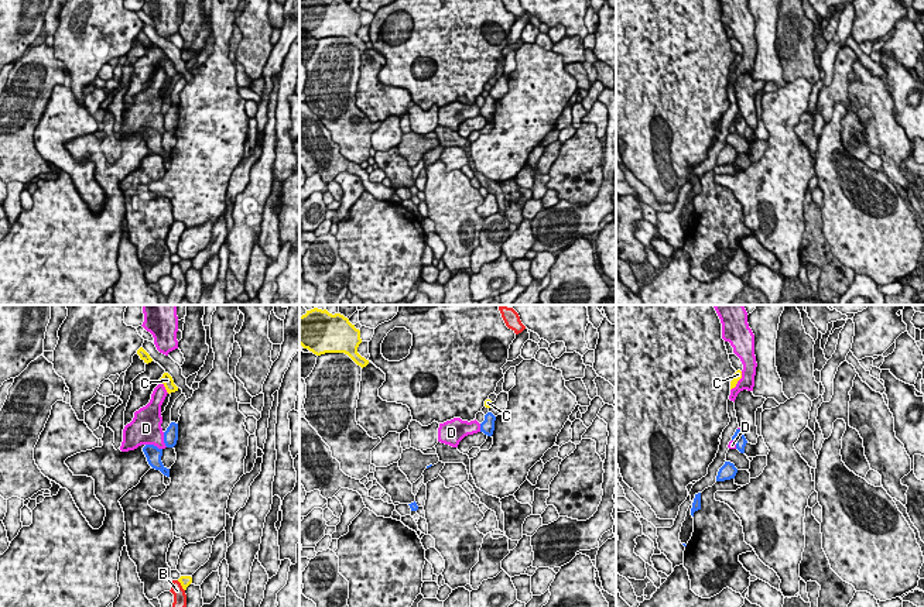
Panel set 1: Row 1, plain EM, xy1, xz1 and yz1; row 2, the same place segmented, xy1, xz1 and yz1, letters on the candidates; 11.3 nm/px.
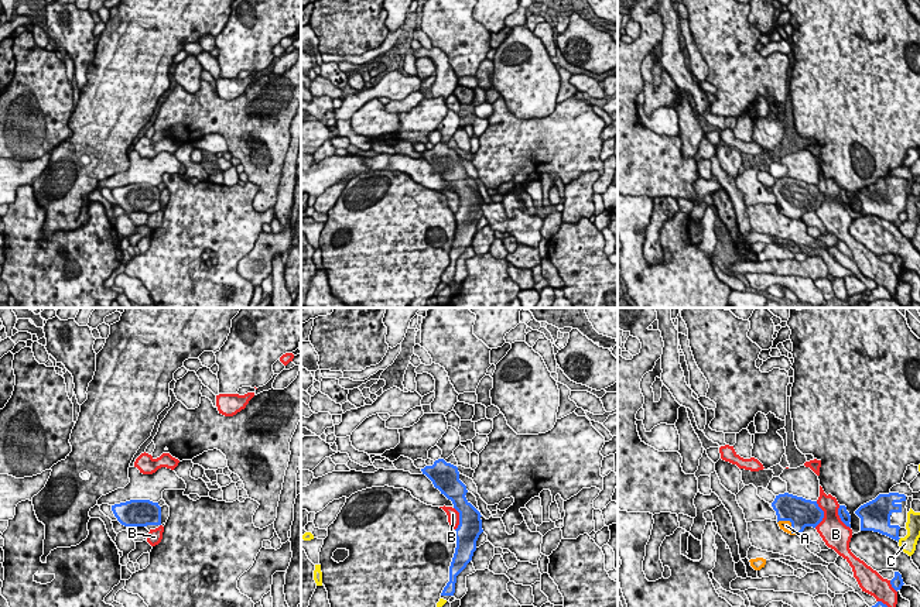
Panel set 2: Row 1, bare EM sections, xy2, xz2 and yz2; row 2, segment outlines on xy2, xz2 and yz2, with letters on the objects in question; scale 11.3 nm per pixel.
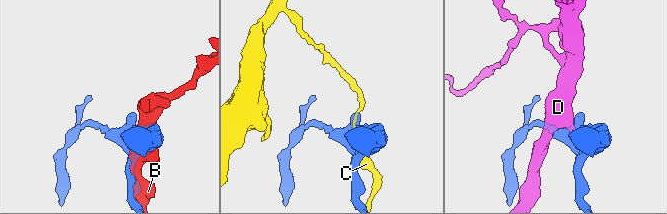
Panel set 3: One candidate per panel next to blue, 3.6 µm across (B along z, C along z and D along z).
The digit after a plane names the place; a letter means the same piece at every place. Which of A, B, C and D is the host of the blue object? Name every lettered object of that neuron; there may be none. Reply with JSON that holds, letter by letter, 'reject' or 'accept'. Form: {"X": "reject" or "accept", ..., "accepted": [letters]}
{"A": "accept", "B": "reject", "C": "reject", "D": "reject", "accepted": ["A"]}

